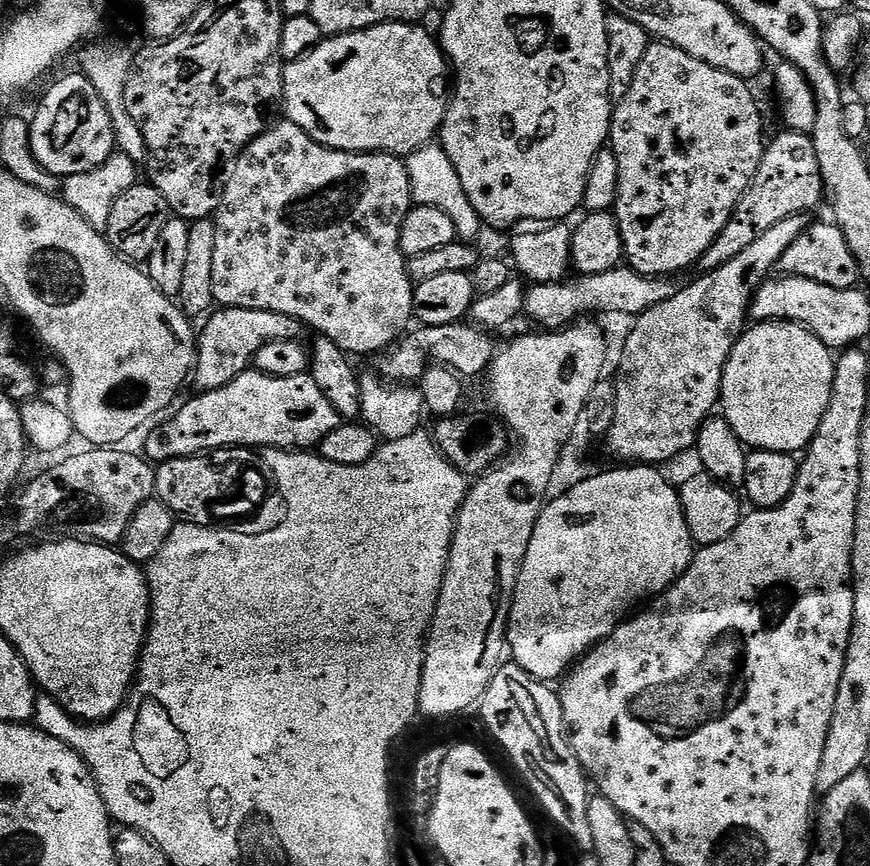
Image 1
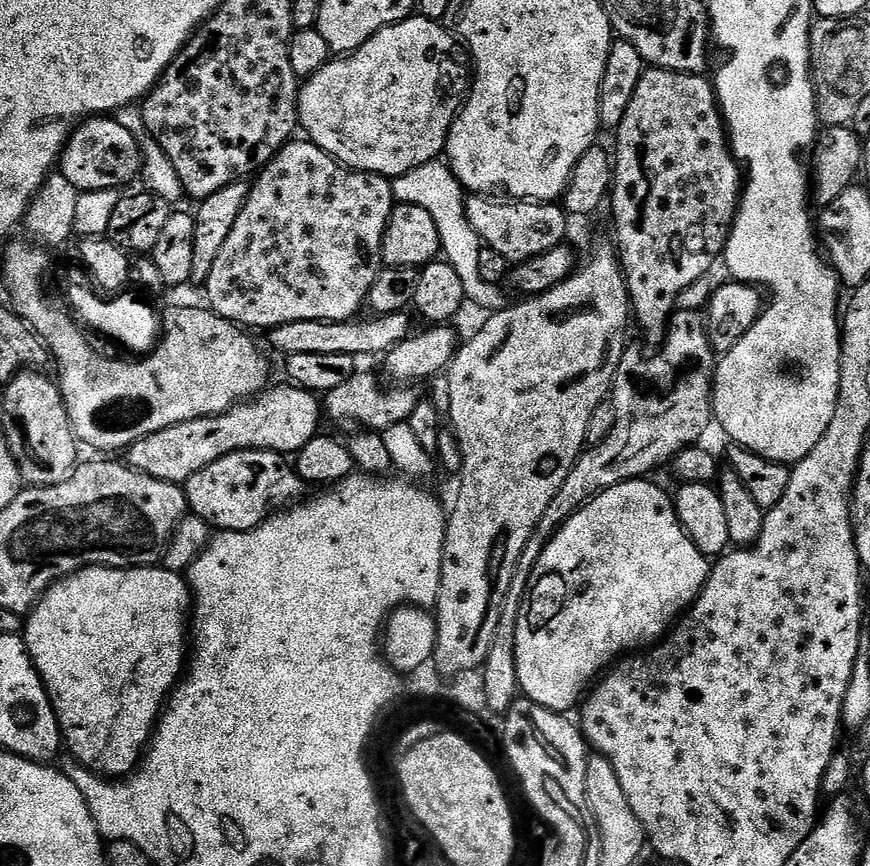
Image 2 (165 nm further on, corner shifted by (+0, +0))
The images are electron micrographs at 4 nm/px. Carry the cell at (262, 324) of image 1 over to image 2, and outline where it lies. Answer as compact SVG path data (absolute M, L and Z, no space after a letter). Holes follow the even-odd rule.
M395 312L389 316L368 318L353 318L342 322L286 322L282 326L271 329L267 333L268 340L284 352L285 357L294 354L346 354L353 358L360 356L376 356L387 354L398 342L402 342L410 335L407 315L404 312Z

